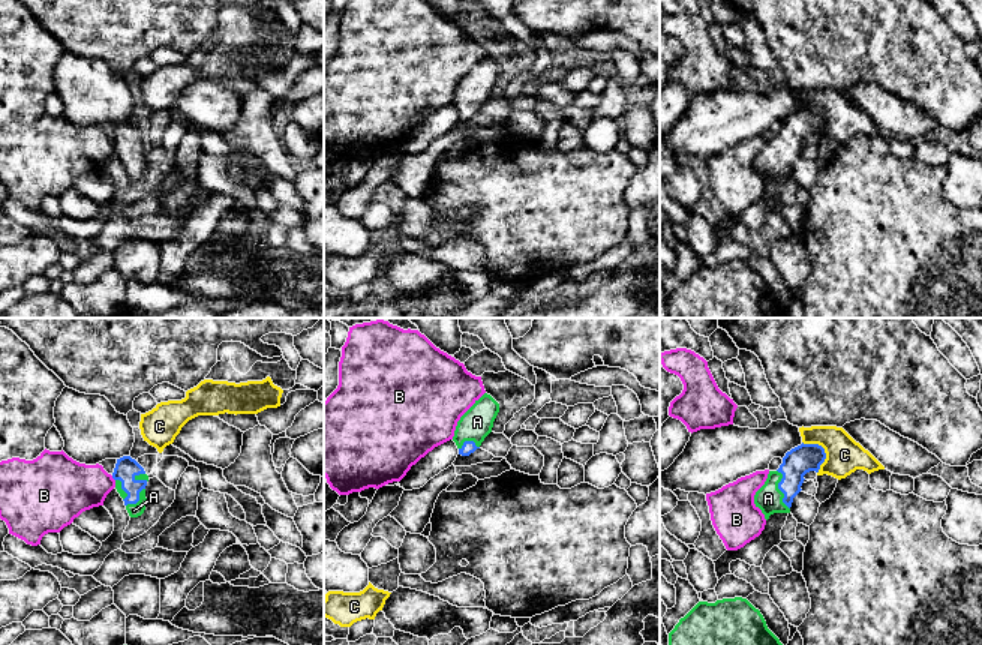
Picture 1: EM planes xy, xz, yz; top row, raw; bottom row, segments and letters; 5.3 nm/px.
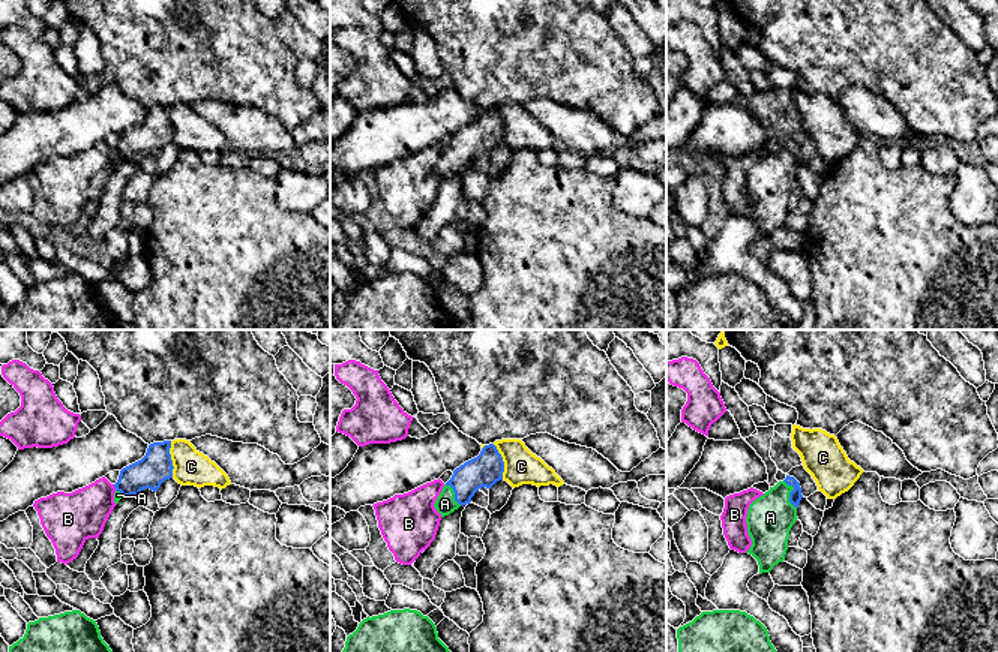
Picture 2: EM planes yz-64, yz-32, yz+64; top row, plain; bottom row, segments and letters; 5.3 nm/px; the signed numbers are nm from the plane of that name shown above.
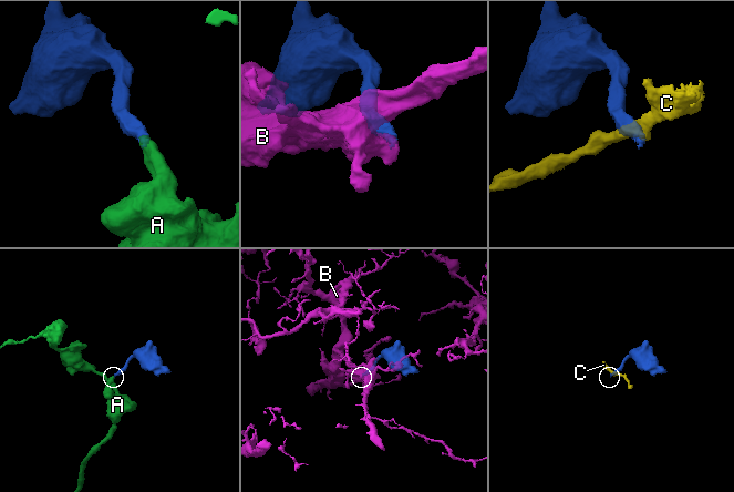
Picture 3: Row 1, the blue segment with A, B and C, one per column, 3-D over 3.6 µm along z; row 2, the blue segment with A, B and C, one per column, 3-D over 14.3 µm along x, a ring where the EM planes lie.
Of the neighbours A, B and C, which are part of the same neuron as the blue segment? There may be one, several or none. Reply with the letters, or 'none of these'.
A

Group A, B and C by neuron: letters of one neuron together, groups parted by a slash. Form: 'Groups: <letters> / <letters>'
Groups: A / B / C

